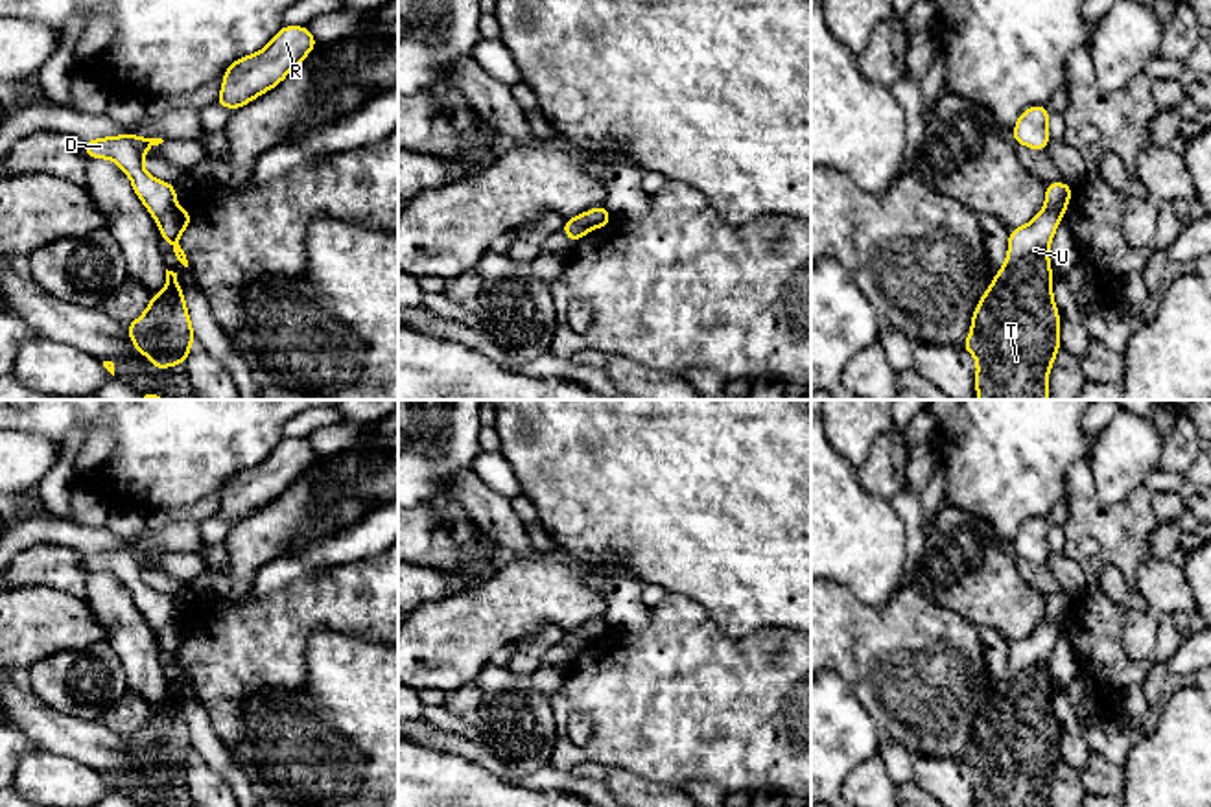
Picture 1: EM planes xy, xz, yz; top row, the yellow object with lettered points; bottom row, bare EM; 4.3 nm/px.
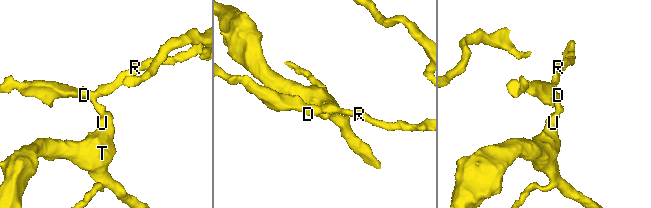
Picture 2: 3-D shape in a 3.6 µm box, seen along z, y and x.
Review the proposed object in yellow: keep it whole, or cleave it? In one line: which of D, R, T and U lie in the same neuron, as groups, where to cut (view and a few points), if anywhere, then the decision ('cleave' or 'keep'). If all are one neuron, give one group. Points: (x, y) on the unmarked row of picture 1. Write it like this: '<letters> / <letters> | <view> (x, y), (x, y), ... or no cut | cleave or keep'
D R / T U | xy (176, 618), (155, 631) | cleave

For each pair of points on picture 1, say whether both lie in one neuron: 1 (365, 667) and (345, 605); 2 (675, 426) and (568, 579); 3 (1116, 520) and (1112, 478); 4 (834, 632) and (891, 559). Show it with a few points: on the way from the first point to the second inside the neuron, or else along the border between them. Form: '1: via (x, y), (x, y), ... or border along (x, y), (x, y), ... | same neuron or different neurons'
1: border along (314, 631), (334, 629), (378, 642) | different neurons
2: border along (570, 553), (592, 566), (612, 566), (618, 575) | different neurons
3: border along (1090, 465), (1106, 502), (1123, 502), (1143, 485) | different neurons
4: border along (830, 579), (867, 603), (881, 603), (900, 588) | different neurons

